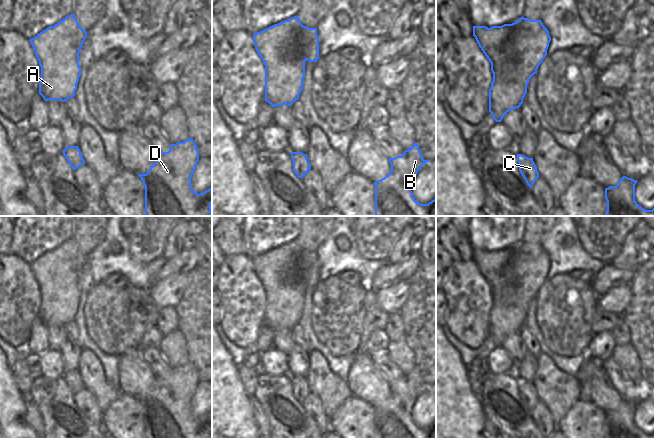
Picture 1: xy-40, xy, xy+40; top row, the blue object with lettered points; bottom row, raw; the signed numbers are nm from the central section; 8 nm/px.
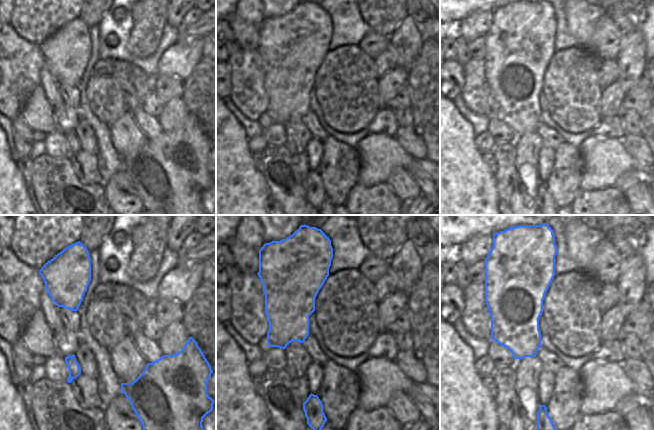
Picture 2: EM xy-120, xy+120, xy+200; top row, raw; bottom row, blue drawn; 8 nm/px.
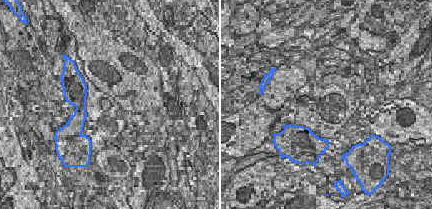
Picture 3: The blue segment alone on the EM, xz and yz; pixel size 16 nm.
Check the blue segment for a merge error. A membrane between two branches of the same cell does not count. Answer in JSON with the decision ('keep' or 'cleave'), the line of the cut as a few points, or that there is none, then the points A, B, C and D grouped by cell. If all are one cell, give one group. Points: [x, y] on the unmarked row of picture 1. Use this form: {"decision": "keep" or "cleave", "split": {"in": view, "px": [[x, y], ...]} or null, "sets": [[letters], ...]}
{"decision": "cleave", "split": {"in": "xy", "px": [[301, 248], [298, 252], [292, 252], [278, 267], [274, 280]]}, "sets": [["A", "C"], ["B", "D"]]}

